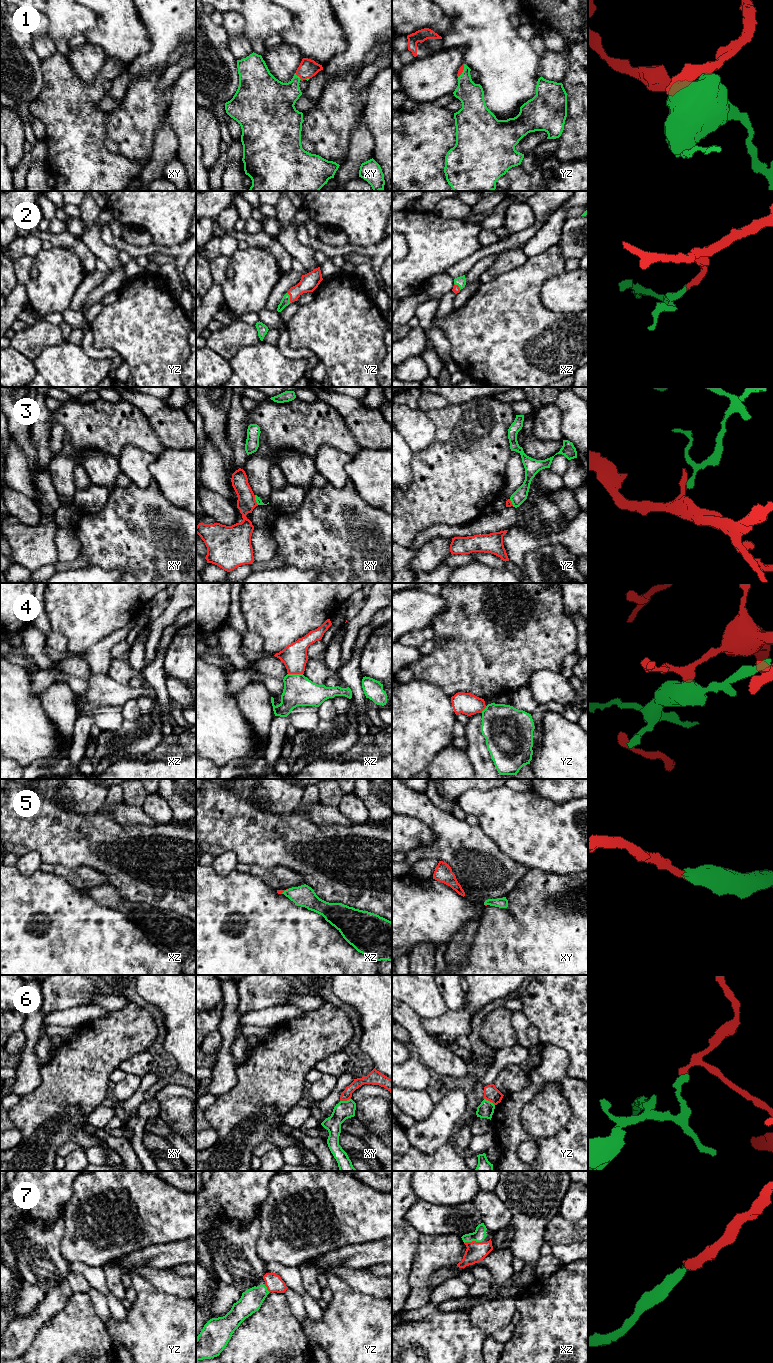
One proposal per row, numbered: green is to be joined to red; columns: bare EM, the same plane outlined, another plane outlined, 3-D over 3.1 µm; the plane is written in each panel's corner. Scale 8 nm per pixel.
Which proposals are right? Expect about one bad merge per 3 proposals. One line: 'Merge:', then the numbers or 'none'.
Merge: 1, 2, 5, 7

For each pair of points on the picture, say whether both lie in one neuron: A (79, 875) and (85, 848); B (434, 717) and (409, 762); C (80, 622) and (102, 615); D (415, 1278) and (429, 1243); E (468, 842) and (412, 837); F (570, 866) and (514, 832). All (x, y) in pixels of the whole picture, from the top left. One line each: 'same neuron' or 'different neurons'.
A: different neurons
B: same neuron
C: same neuron
D: same neuron
E: different neurons
F: same neuron

